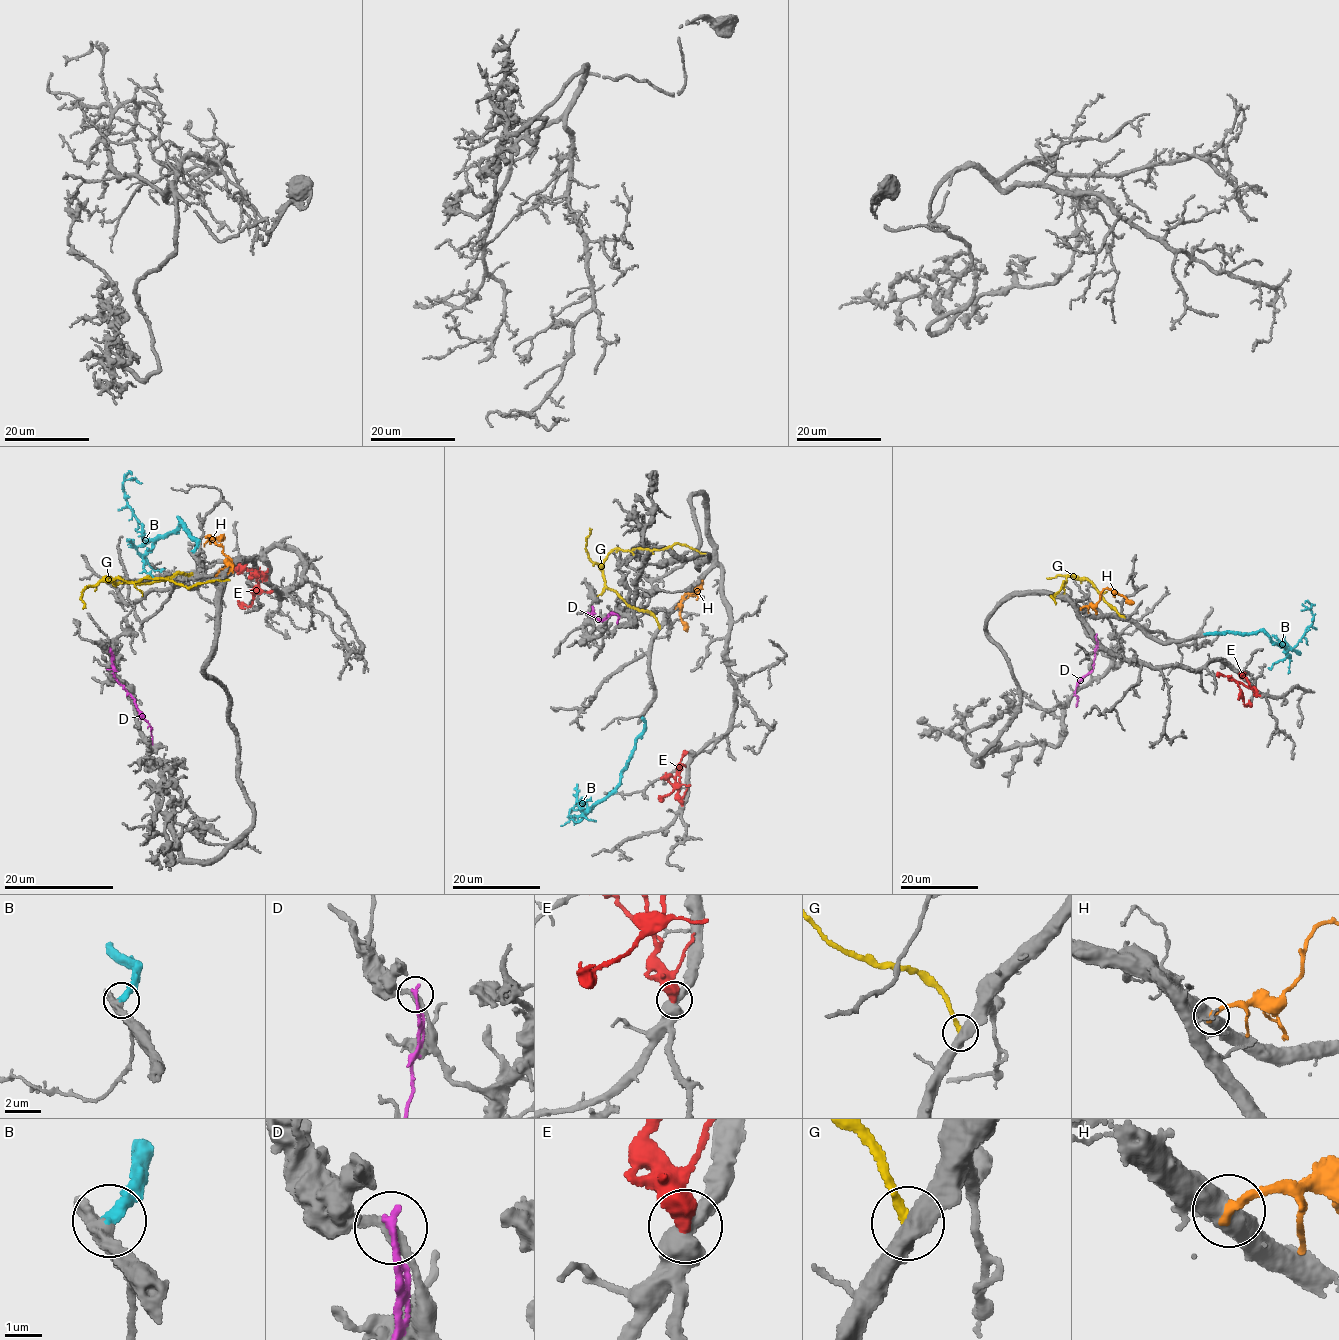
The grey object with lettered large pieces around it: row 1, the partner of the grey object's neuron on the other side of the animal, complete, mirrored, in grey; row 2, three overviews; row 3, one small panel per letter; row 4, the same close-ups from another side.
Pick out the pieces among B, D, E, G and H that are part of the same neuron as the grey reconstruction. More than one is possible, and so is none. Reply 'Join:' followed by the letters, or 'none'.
Join: B

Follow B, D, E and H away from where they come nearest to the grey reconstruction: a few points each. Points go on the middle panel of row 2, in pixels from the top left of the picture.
B: (642, 717), (644, 732), (637, 738), (617, 785), (587, 812), (569, 818), (570, 810), (578, 809), (587, 801)
D: (592, 607), (592, 616), (601, 621), (615, 613), (618, 616), (617, 623)
E: (682, 804), (675, 786), (676, 777), (679, 775), (679, 783), (672, 793), (659, 795)
H: (702, 581), (698, 592), (683, 596), (680, 616), (687, 631)

